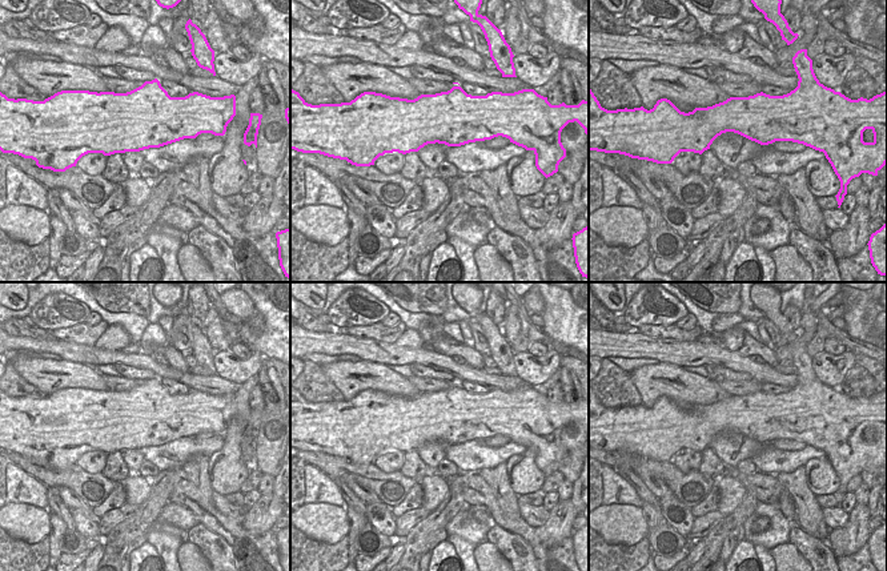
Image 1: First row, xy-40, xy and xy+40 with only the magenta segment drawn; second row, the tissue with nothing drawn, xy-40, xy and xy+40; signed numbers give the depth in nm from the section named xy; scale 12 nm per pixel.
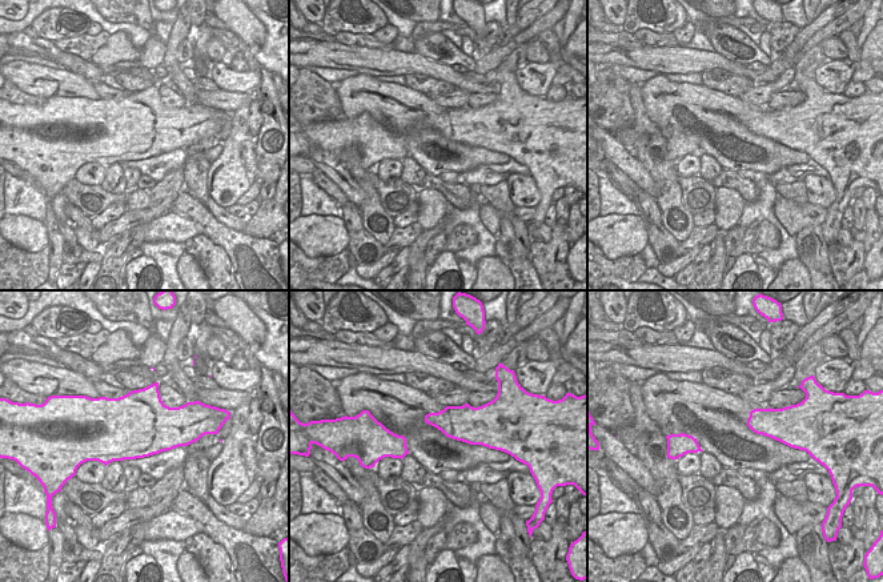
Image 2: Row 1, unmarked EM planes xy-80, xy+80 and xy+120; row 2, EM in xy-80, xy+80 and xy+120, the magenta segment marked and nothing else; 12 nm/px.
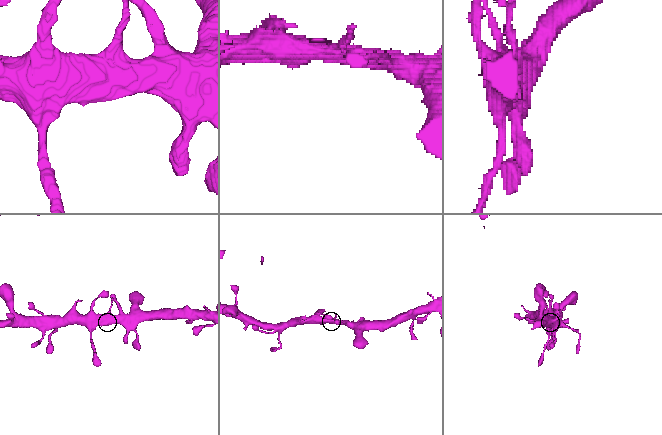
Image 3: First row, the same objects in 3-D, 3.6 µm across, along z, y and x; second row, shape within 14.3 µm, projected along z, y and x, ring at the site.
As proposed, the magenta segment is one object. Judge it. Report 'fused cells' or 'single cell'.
single cell

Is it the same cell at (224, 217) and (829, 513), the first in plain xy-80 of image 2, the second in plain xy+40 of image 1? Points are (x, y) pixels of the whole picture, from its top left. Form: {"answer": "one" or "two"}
{"answer": "one"}

